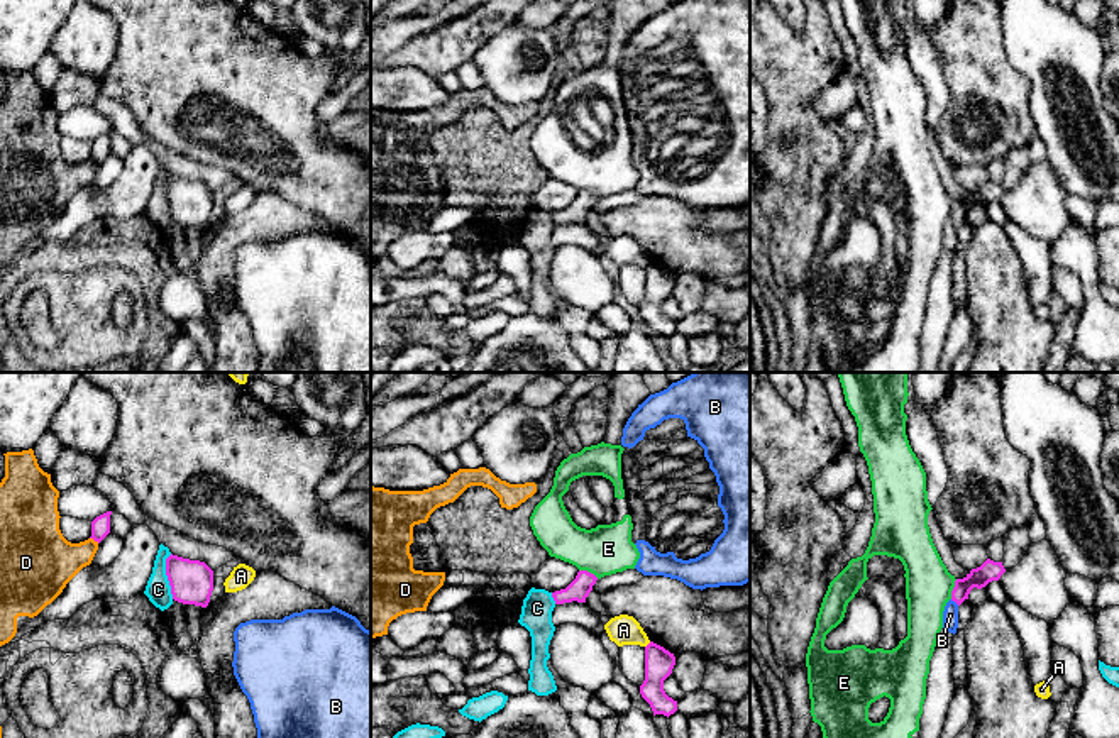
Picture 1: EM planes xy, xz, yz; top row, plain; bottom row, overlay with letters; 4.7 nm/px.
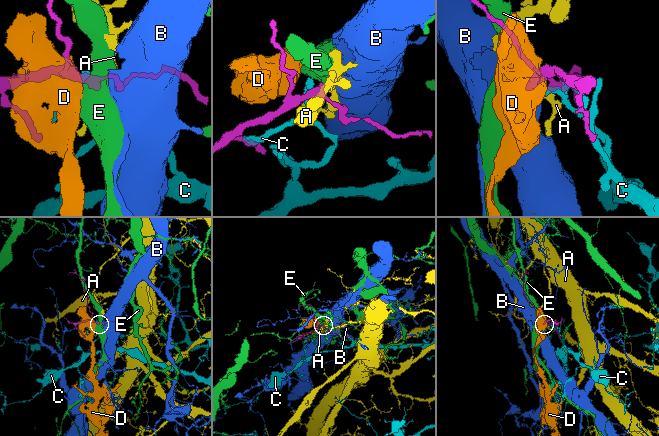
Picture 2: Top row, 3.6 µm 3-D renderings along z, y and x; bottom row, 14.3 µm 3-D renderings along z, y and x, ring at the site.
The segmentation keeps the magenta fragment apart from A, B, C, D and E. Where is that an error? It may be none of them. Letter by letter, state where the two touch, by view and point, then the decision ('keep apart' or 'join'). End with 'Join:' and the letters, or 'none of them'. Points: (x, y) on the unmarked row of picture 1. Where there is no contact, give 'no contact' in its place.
A: contact xz (647, 266); keep apart
B: contact yz (955, 222); join
C: contact xy (166, 195); keep apart
D: contact xy (95, 161); keep apart
E: contact yz (953, 210); keep apart
Join: B

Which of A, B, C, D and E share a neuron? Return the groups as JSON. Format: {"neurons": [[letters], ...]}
{"neurons": [["A"], ["B"], ["C"], ["D"], ["E"]]}

